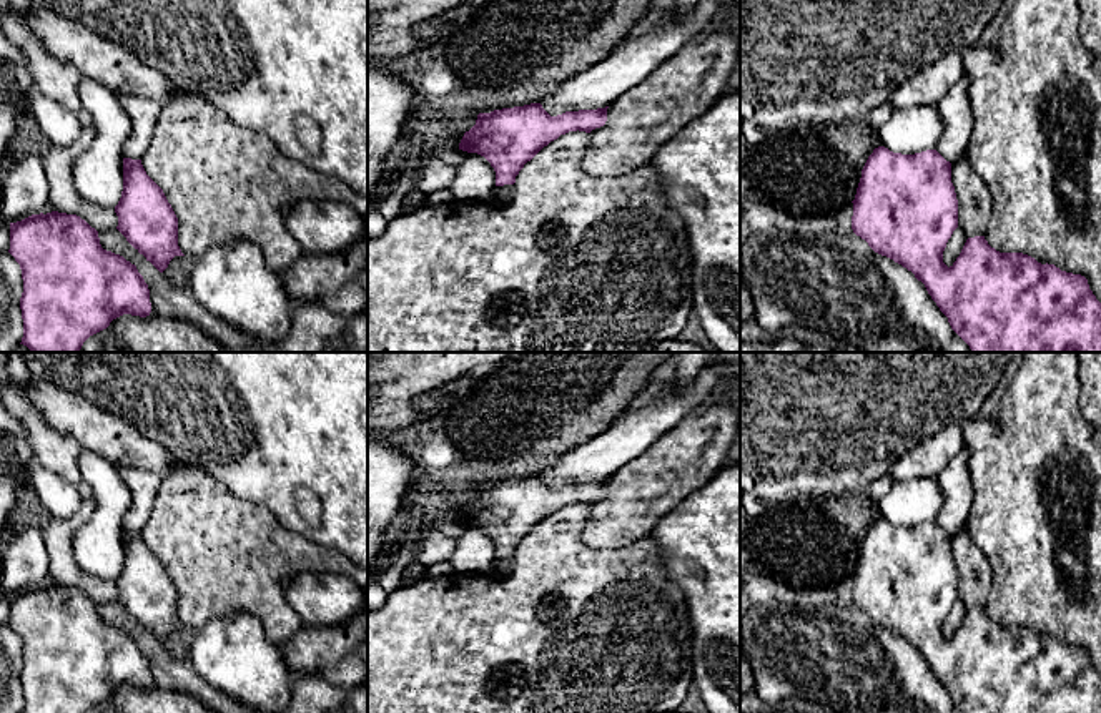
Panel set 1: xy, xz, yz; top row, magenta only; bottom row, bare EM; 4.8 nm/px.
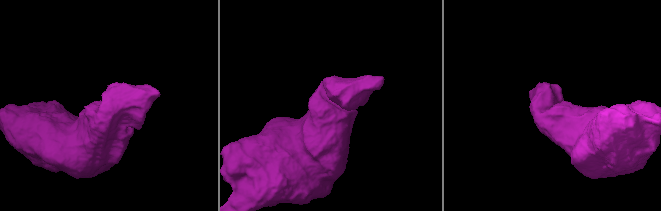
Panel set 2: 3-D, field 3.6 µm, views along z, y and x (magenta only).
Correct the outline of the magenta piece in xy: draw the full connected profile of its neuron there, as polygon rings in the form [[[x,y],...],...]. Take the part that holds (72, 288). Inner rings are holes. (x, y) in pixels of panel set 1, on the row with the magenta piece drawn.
[[[40,213],[10,223],[10,249],[22,269],[22,342],[32,352],[80,352],[83,342],[123,314],[146,317],[150,289],[136,266],[100,244],[98,231],[77,214]]]

